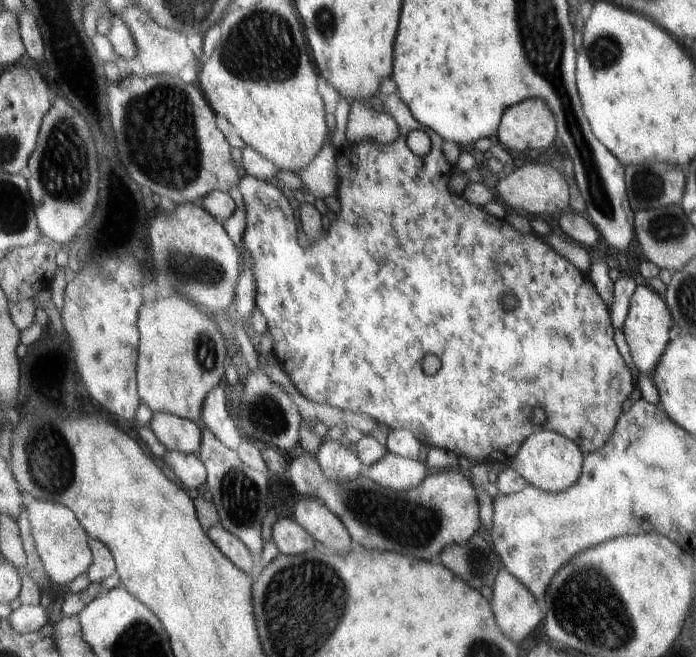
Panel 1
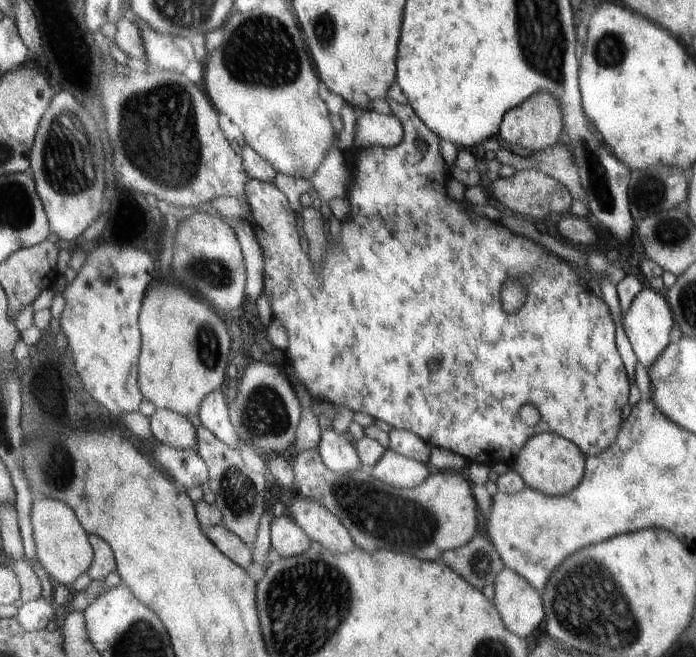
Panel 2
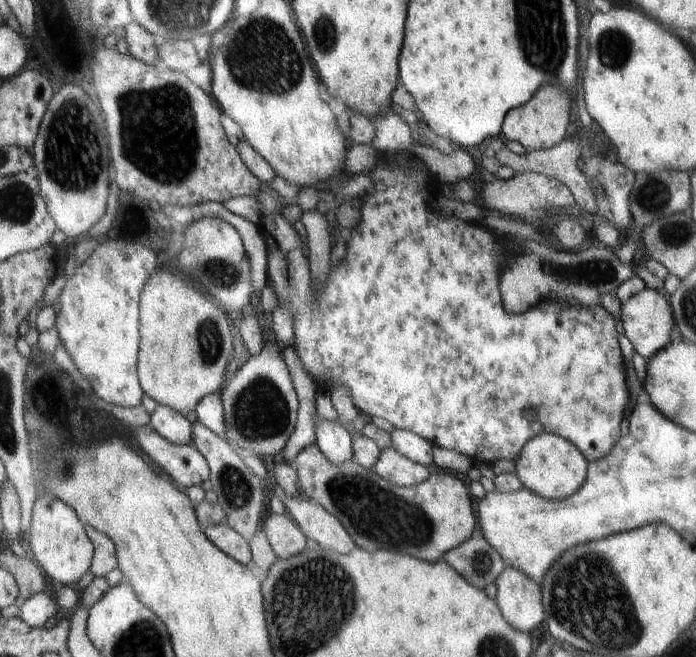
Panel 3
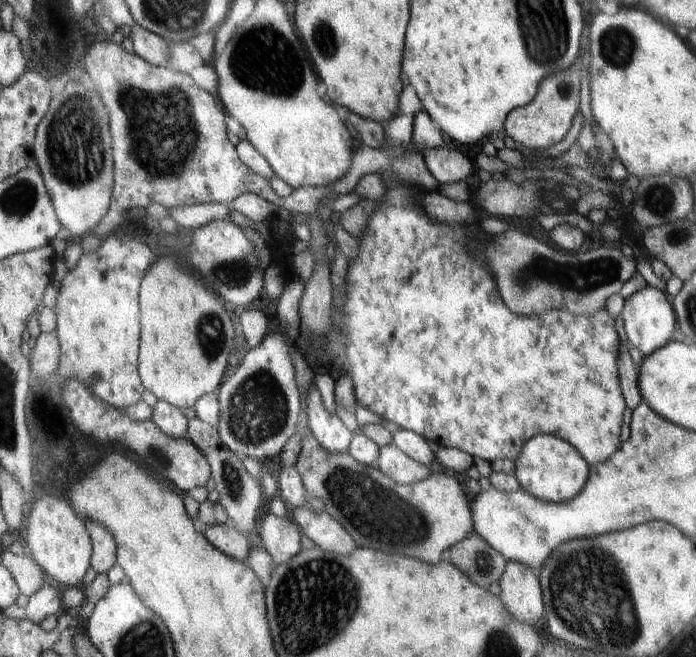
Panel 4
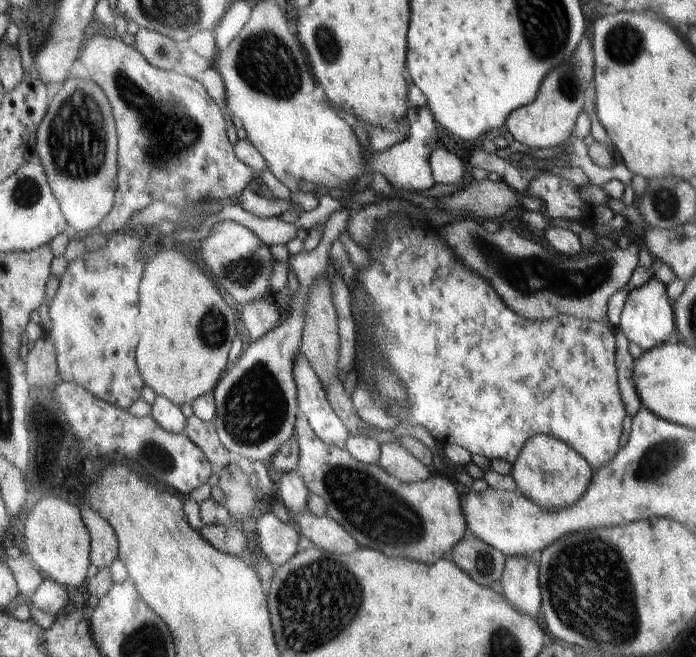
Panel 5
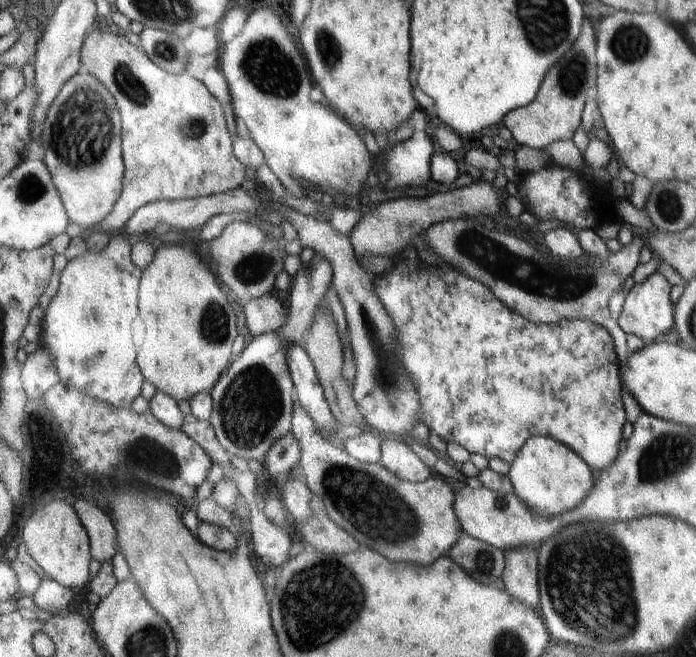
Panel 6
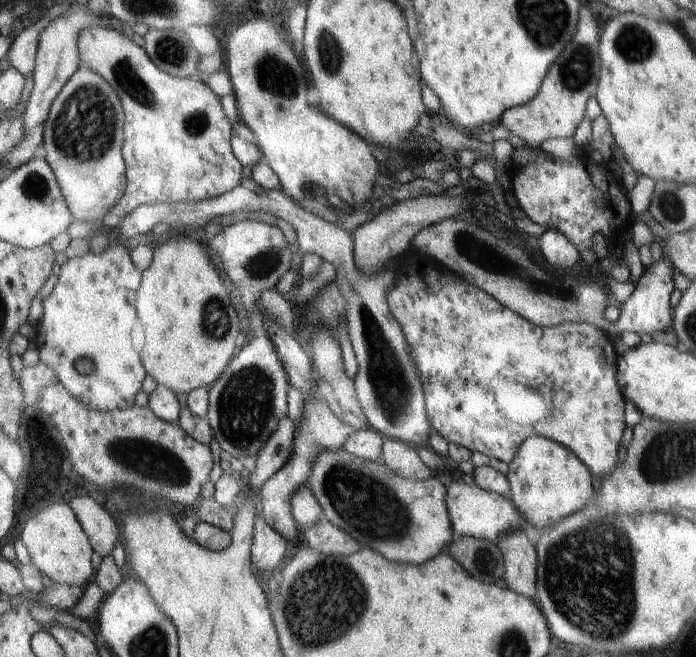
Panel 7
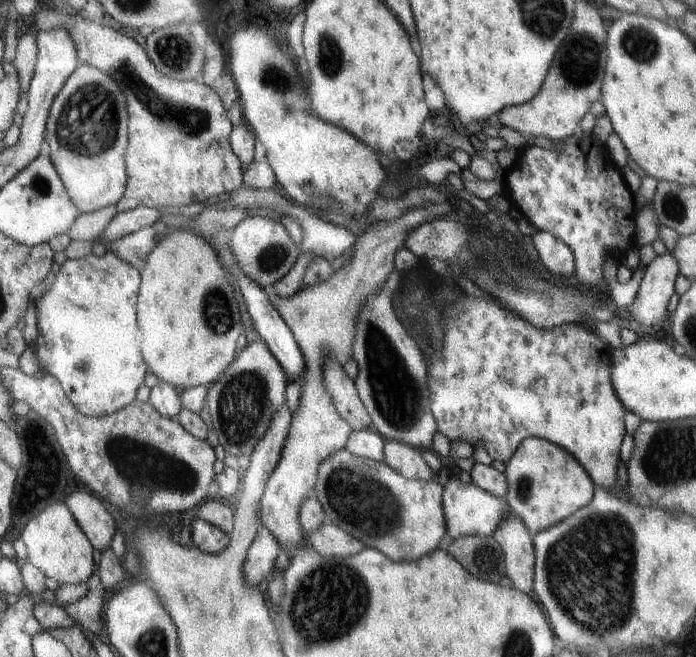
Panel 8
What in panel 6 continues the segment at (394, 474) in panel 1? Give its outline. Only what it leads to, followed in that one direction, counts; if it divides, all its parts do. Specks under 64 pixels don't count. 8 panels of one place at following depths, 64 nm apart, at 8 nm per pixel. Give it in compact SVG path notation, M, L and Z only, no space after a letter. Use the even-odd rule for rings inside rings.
M384 437L380 464L392 474L411 483L421 483L432 478L434 471L409 448L406 439Z

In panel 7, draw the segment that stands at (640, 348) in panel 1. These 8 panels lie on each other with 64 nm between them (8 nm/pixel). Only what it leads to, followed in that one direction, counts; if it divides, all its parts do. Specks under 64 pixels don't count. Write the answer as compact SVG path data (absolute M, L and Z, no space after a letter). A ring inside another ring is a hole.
M665 260L655 262L649 270L643 272L635 282L635 289L627 300L621 304L618 320L610 323L610 328L605 331L612 340L619 340L622 332L633 332L637 335L647 334L651 337L657 330L663 331L671 328L673 308L669 305L670 293L674 290L671 279L671 265Z

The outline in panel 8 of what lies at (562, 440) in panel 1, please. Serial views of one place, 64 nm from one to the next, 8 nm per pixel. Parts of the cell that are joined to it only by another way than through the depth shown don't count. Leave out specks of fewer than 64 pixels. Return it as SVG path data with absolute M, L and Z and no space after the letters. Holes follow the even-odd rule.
M539 437L525 439L506 464L508 490L505 501L512 512L524 521L531 534L551 528L592 502L595 485L585 467L572 452L553 441Z

